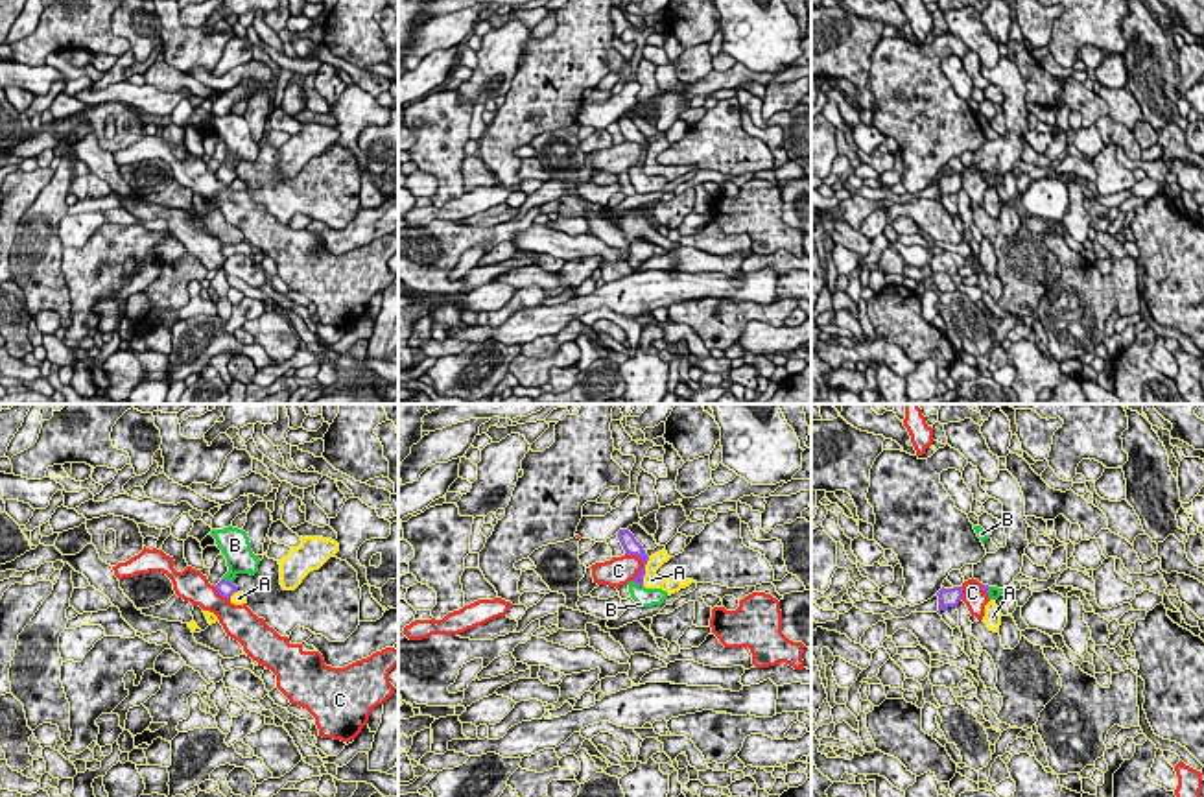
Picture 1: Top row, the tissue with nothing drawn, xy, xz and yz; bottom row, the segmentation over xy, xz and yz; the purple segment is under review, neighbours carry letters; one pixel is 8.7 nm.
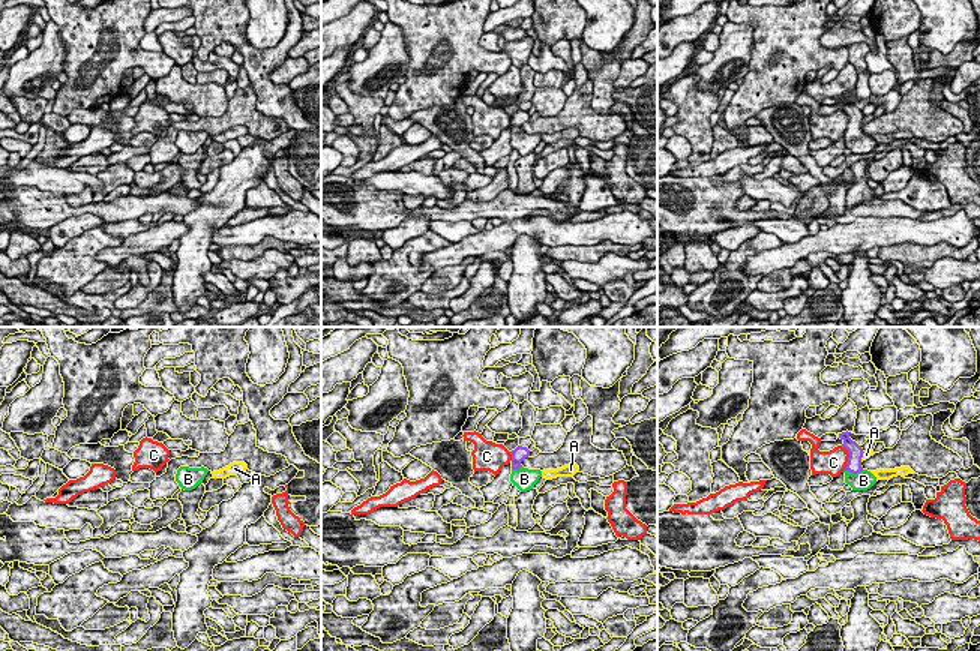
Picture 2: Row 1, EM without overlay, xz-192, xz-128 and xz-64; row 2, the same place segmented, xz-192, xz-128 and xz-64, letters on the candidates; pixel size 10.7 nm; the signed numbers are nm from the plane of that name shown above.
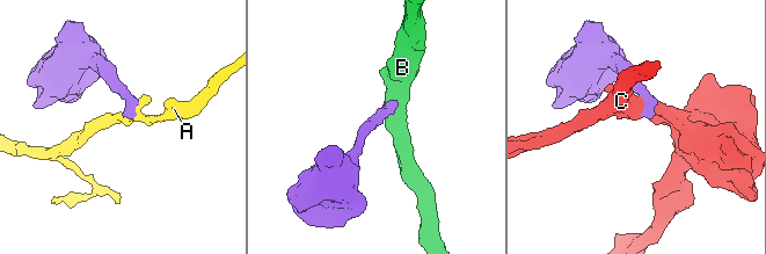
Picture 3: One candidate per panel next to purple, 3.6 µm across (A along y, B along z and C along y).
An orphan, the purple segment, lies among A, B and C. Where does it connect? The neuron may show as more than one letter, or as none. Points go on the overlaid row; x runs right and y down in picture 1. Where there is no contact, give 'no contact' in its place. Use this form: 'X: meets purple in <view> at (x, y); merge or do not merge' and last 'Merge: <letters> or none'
A: meets purple in xz at (644, 572); do not merge
B: meets purple in xy at (225, 580); merge
C: meets purple in xz at (644, 563); do not merge
Merge: B

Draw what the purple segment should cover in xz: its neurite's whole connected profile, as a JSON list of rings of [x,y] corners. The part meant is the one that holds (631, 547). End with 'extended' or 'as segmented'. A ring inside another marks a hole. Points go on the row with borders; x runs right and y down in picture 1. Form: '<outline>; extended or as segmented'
[[[629,528],[620,529],[618,539],[620,539],[625,553],[636,555],[643,561],[643,566],[638,572],[638,576],[627,583],[631,598],[636,601],[638,607],[662,605],[664,600],[667,598],[667,592],[662,589],[645,589],[643,587],[645,565],[649,561],[649,555],[645,553],[643,546],[634,539],[634,535],[629,531]]]; extended

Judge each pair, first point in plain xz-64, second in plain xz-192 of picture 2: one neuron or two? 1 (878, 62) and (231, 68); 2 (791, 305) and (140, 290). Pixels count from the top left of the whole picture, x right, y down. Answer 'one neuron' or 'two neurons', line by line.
1: one neuron
2: one neuron

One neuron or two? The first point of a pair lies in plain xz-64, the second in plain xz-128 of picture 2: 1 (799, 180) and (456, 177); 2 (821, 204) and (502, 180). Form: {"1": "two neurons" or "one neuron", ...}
{"1": "two neurons", "2": "one neuron"}

